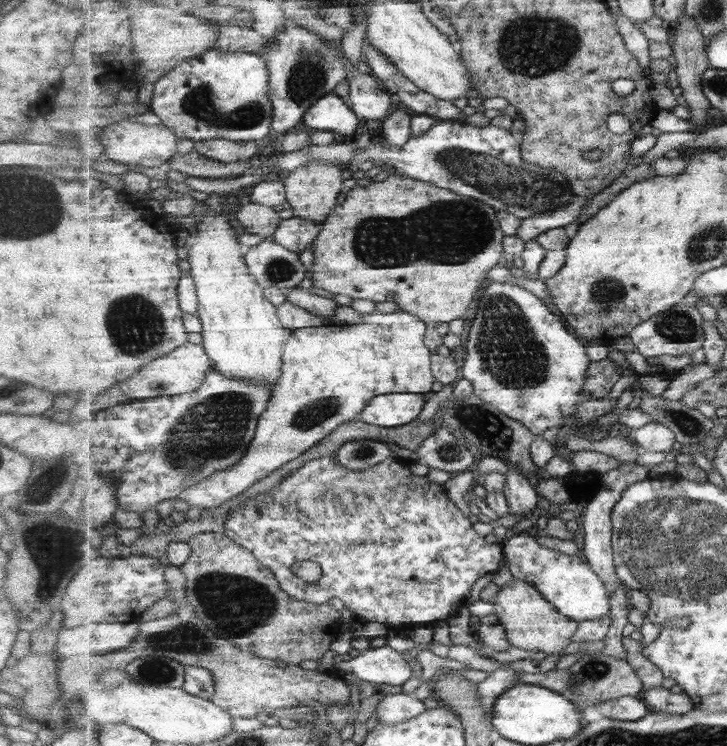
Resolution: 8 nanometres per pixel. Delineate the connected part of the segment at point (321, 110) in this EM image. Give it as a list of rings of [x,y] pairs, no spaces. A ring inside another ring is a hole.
[[[333,92],[309,108],[303,127],[340,134],[341,139],[353,139],[359,124],[361,118],[352,109],[351,103]]]

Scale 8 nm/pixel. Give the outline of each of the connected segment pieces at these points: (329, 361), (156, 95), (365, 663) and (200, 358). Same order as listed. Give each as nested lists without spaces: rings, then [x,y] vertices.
[[[401,309],[392,313],[373,310],[361,313],[359,323],[352,325],[313,326],[309,329],[293,331],[284,346],[284,365],[281,377],[272,391],[269,406],[258,421],[255,440],[251,441],[249,450],[241,461],[235,465],[219,470],[206,480],[191,486],[181,493],[181,498],[189,506],[203,508],[203,512],[214,510],[217,506],[231,501],[236,496],[249,491],[255,484],[268,478],[275,470],[288,464],[301,454],[317,446],[335,429],[349,421],[355,421],[373,397],[380,394],[415,393],[427,394],[433,390],[436,375],[432,370],[432,352],[425,346],[427,324],[417,315]]]
[[[211,49],[187,59],[154,83],[149,110],[171,127],[180,139],[196,142],[225,139],[263,140],[271,134],[273,103],[269,97],[271,73],[267,61],[249,51]]]
[[[388,645],[360,652],[349,660],[341,661],[334,669],[337,673],[351,673],[368,683],[391,686],[402,686],[413,674],[403,653]]]
[[[187,342],[179,346],[174,352],[145,364],[127,382],[123,382],[119,386],[113,386],[113,388],[109,388],[103,394],[99,394],[97,396],[97,410],[101,411],[105,410],[105,408],[111,408],[111,406],[115,406],[119,402],[129,402],[129,400],[121,400],[119,396],[131,398],[131,401],[133,401],[157,397],[174,397],[195,392],[203,385],[209,369],[213,366],[212,358],[207,355],[201,343],[191,344],[191,342]]]

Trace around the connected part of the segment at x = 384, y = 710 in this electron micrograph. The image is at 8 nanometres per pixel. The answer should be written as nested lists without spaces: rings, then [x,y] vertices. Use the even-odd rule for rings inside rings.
[[[391,694],[380,700],[377,708],[377,720],[378,724],[383,726],[396,726],[408,722],[411,718],[416,718],[426,711],[425,702],[413,695]]]

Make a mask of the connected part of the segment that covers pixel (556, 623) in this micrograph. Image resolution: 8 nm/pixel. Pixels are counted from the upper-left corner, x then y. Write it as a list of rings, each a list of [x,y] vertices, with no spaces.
[[[517,579],[509,581],[497,592],[493,612],[499,616],[505,627],[509,642],[523,650],[545,651],[547,654],[557,654],[571,643],[573,635],[577,633],[580,622],[561,614],[557,607],[545,599],[545,595],[533,586],[533,583]]]

